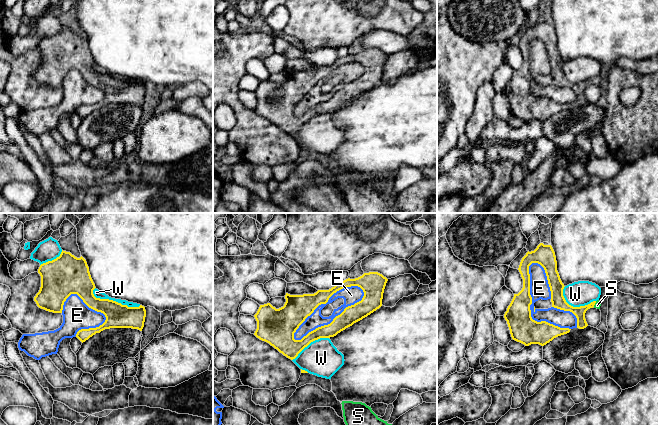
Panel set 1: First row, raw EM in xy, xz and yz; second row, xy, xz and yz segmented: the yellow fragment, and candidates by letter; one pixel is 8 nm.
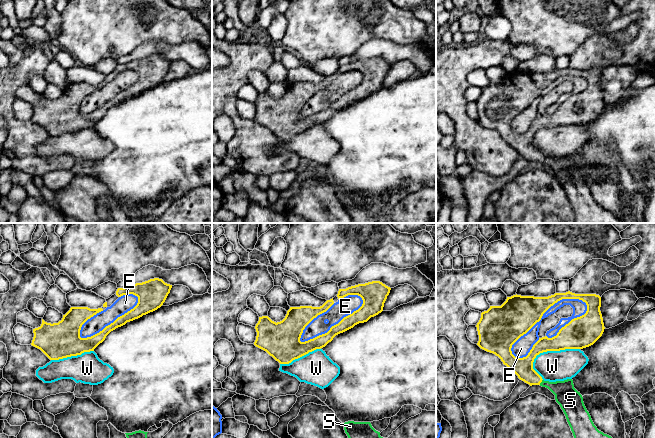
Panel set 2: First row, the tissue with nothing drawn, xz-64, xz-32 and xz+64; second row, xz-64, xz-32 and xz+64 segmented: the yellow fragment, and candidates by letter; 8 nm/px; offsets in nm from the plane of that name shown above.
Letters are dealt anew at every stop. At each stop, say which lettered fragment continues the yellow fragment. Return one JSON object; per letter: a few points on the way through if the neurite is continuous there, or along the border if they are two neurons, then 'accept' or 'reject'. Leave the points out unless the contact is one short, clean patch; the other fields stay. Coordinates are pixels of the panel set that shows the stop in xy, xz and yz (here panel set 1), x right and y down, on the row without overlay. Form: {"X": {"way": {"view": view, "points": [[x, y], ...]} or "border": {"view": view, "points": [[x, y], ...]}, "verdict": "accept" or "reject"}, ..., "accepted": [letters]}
{"E": {"verdict": "reject"}, "S": {"way": {"view": "yz", "points": [[579, 88], [594, 80], [597, 81]]}, "verdict": "accept"}, "W": {"verdict": "reject"}, "accepted": ["S"]}

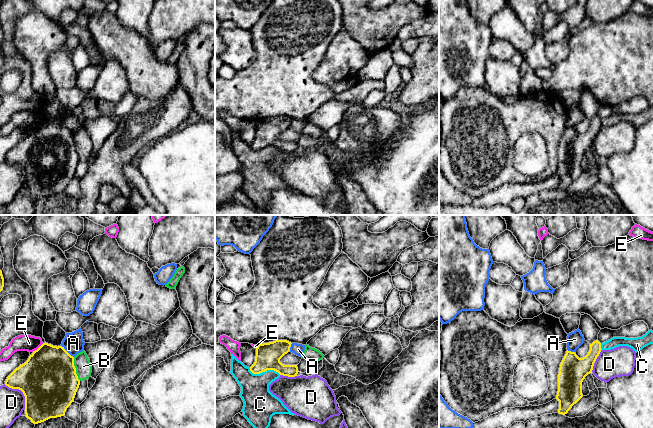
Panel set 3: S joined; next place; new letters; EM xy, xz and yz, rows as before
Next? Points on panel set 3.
{"A": {"border": {"view": "xy", "points": [[61, 121], [73, 133]]}, "verdict": "reject"}, "B": {"border": {"view": "xy", "points": [[73, 133], [75, 149], [80, 156]]}, "verdict": "reject"}, "C": {"verdict": "reject"}, "D": {"verdict": "reject"}, "E": {"border": {"view": "xy", "points": [[43, 119], [32, 127]]}, "verdict": "reject"}, "accepted": []}

